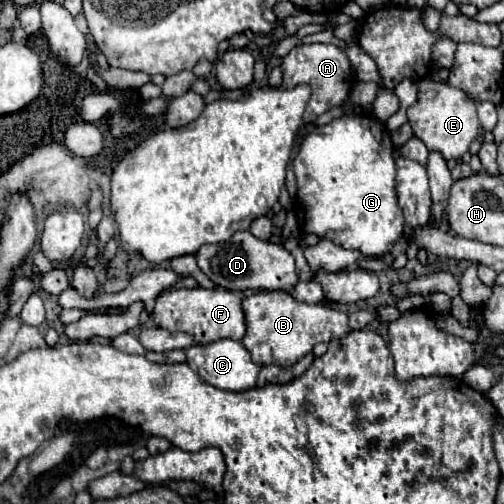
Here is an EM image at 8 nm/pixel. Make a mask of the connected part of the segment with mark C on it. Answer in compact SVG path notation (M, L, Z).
M223 338L217 342L209 342L209 344L193 344L191 348L185 350L185 354L187 354L187 364L199 374L199 378L205 384L211 384L211 386L221 388L221 390L231 390L231 392L255 388L259 366L255 366L251 362L247 348L237 340Z

